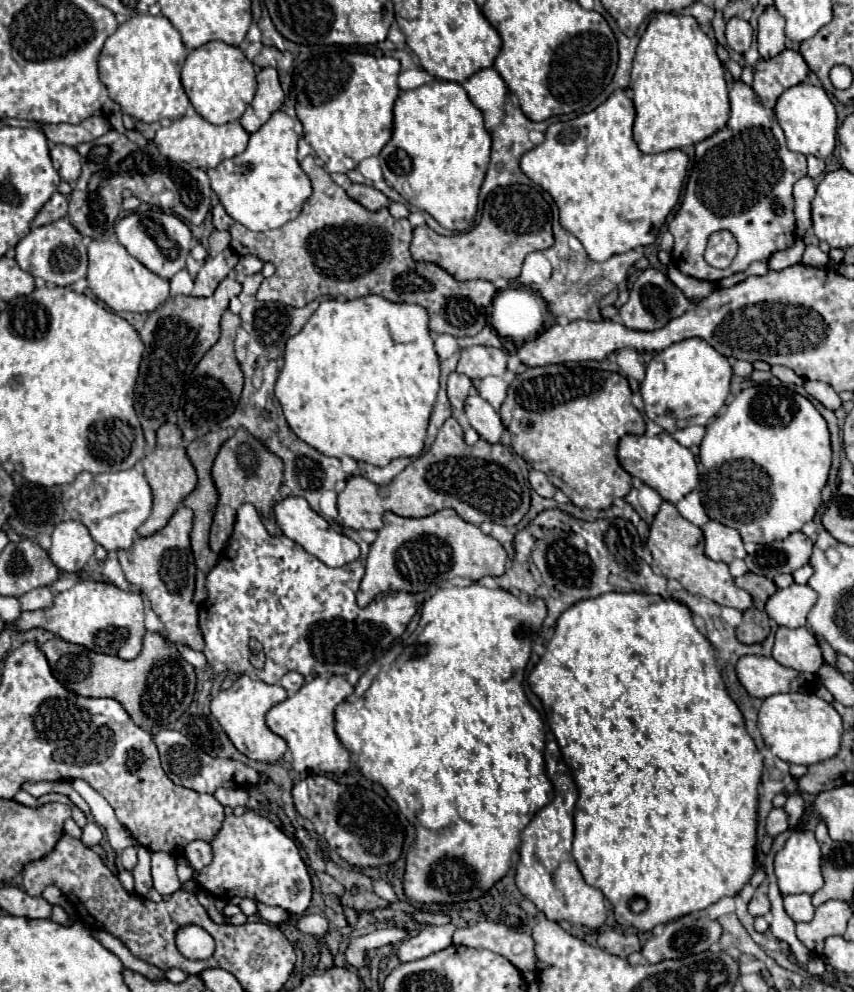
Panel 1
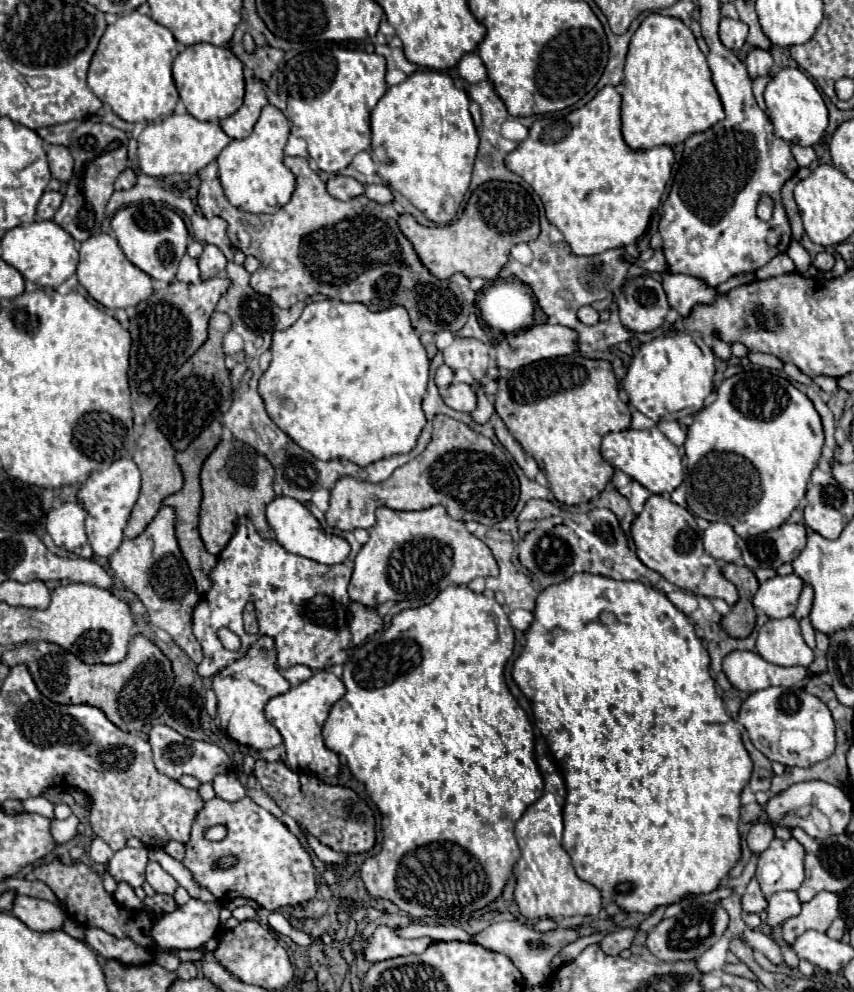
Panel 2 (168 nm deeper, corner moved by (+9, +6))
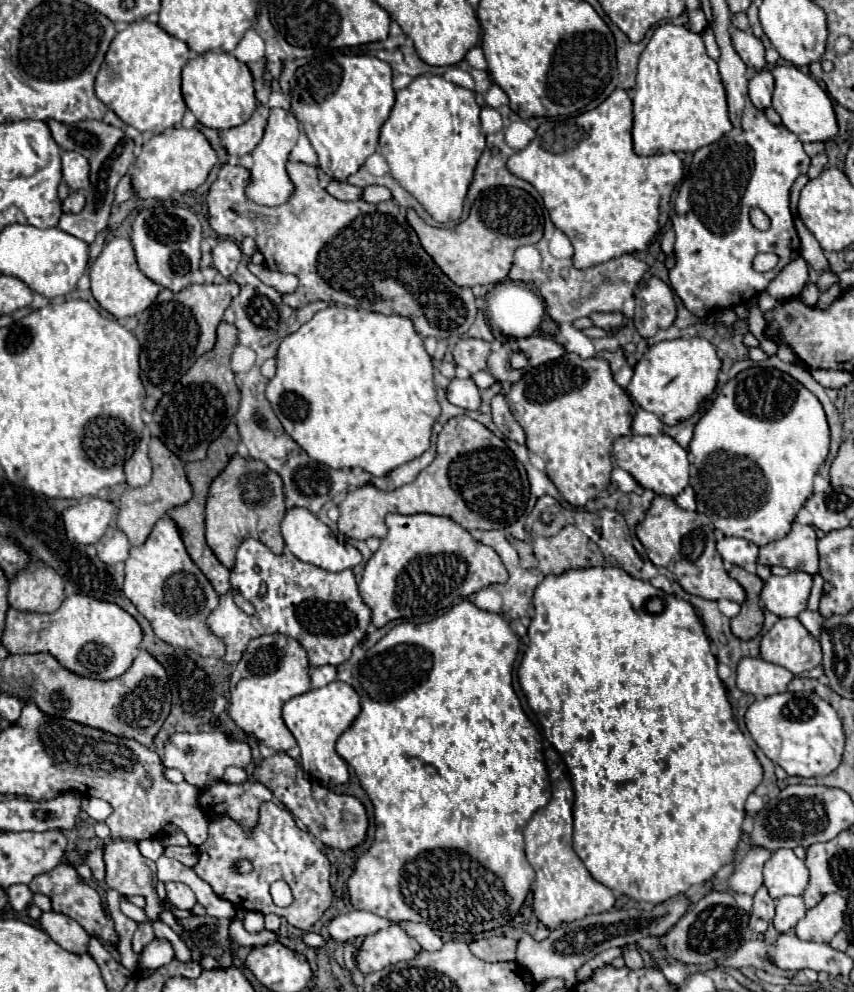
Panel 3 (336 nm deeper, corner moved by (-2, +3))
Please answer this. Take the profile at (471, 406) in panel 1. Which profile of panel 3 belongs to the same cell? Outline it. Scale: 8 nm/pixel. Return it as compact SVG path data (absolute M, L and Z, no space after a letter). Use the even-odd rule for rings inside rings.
M453 378L447 386L447 400L459 408L477 410L481 404L481 394L471 378Z

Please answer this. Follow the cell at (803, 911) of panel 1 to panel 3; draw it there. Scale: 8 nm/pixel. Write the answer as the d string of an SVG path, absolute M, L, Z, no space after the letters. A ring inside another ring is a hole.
M783 896L775 904L773 926L779 932L791 932L793 926L805 916L805 912L807 912L807 908L805 908L801 896Z

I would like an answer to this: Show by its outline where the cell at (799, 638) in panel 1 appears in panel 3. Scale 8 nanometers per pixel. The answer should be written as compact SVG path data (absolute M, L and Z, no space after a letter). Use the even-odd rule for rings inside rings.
M779 618L761 638L761 658L799 676L821 664L821 646L797 618Z

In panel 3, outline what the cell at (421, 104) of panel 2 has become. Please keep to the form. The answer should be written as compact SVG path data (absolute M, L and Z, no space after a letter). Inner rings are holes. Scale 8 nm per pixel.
M417 76L411 84L397 92L391 116L381 128L377 152L387 160L391 176L413 194L413 198L437 220L457 222L463 214L463 200L473 180L473 172L481 152L485 150L485 136L479 122L479 104L475 92L447 82L443 76Z

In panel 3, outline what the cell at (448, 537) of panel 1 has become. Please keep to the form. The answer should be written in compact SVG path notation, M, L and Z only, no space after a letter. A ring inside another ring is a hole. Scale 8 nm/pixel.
M387 514L385 524L389 534L365 564L359 584L359 594L371 608L371 622L377 628L383 628L391 620L429 622L483 586L501 584L509 578L499 554L491 546L475 542L451 518L433 514Z

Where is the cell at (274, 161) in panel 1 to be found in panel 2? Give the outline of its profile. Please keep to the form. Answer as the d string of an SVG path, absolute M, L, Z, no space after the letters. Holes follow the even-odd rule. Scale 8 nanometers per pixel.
M266 105L248 139L232 141L218 155L218 179L228 201L248 213L276 213L288 203L296 189L292 171L284 165L284 147L290 135L290 121L274 105Z

